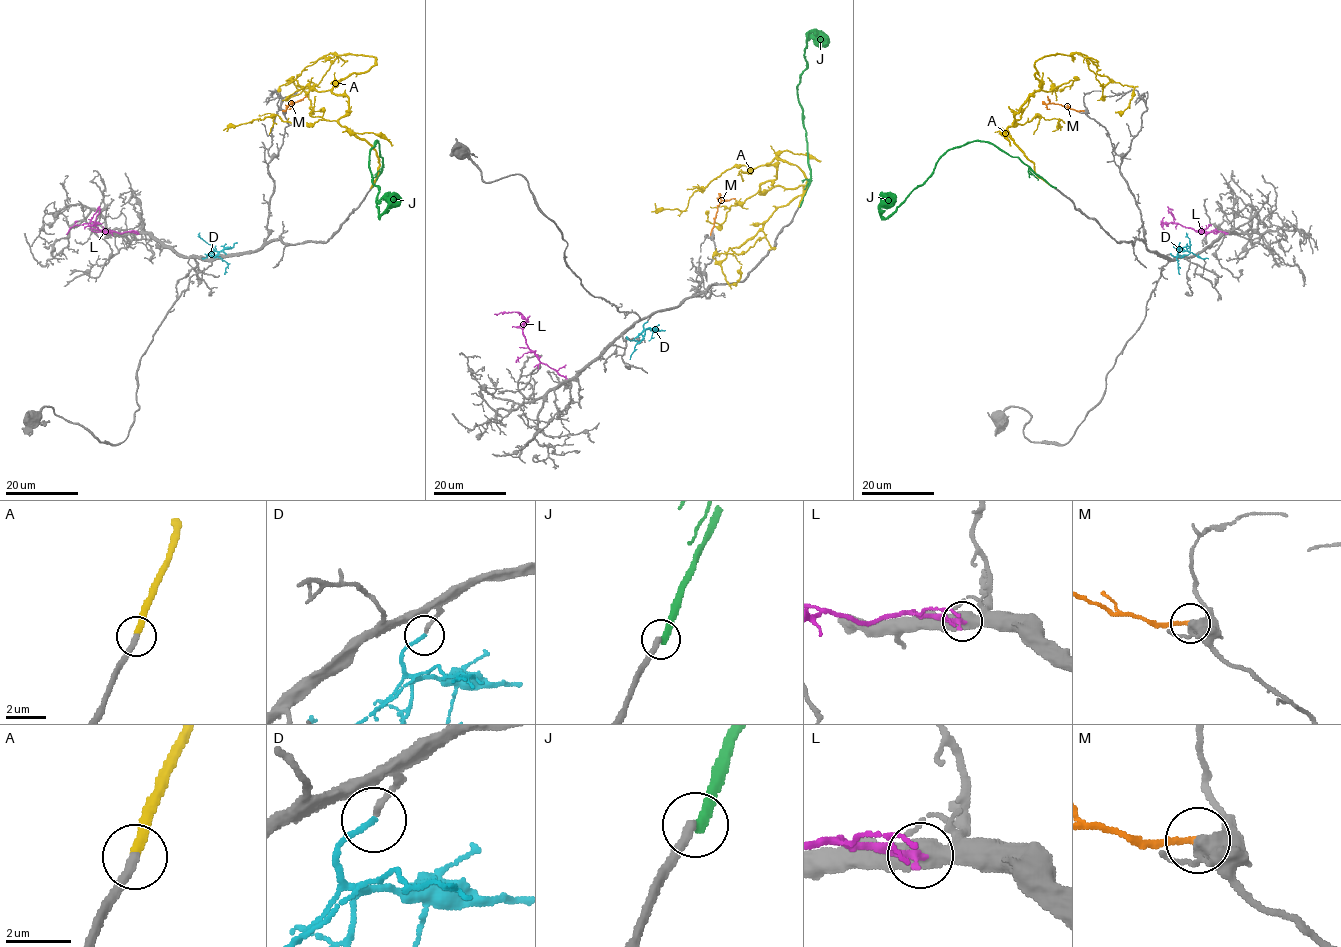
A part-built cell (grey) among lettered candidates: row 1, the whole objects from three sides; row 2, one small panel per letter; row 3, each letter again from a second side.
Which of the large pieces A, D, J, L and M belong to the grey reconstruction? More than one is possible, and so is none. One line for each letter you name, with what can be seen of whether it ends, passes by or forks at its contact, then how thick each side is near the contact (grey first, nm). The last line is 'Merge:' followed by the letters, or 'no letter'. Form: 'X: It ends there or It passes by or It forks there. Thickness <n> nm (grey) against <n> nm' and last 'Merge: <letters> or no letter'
A: It ends there. Thickness 280 nm (grey) against 280 nm
D: It ends there. Thickness 190 nm (grey) against 170 nm
Merge: A, D

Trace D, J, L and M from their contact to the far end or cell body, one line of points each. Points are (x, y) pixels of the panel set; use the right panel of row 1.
D: (1170, 254), (1176, 256), (1189, 248), (1186, 233)
J: (1055, 188), (1018, 158), (973, 141), (948, 150), (933, 172), (886, 217), (880, 212), (881, 204)
L: (1227, 233), (1197, 231), (1161, 222), (1163, 234)
M: (1083, 111), (1049, 102), (1047, 96)

